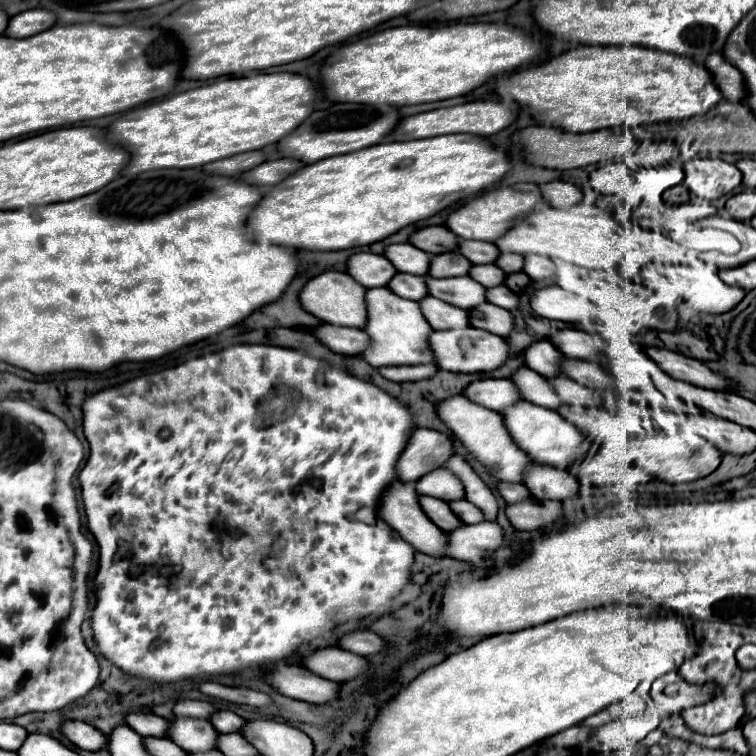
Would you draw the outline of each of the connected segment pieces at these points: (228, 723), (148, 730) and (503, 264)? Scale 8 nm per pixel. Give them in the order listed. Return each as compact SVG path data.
M216 710L212 716L210 716L210 722L212 726L220 732L220 734L228 734L228 732L240 732L240 726L244 724L244 720L230 712L230 710Z
M132 712L126 716L126 724L140 736L162 738L166 736L166 730L168 730L168 720L150 712Z
M500 254L496 258L496 266L502 268L506 274L512 274L512 272L520 272L522 270L522 256L520 254Z

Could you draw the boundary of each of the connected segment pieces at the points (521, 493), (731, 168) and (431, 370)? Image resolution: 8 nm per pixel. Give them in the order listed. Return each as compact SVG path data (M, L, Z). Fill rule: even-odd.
M498 482L496 484L498 492L502 494L502 498L512 504L512 502L520 502L524 498L528 498L528 490L524 490L524 484L512 484L512 482Z
M694 158L684 162L684 184L690 194L716 200L742 184L742 174L734 164L712 158Z
M420 364L420 366L390 366L390 368L380 368L378 372L392 380L392 382L410 382L410 380L424 380L434 376L438 370L436 364Z

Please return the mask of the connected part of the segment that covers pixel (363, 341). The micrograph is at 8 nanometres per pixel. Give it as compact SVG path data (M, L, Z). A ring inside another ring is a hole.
M320 324L314 328L314 336L332 352L358 356L368 348L368 336L360 328L342 328L332 324Z

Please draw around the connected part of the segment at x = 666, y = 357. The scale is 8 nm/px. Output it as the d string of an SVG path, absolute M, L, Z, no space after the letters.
M644 348L644 352L650 360L654 360L666 374L670 374L676 380L684 380L694 386L712 388L712 390L728 390L730 386L728 380L724 380L720 374L706 368L700 360L664 348Z

